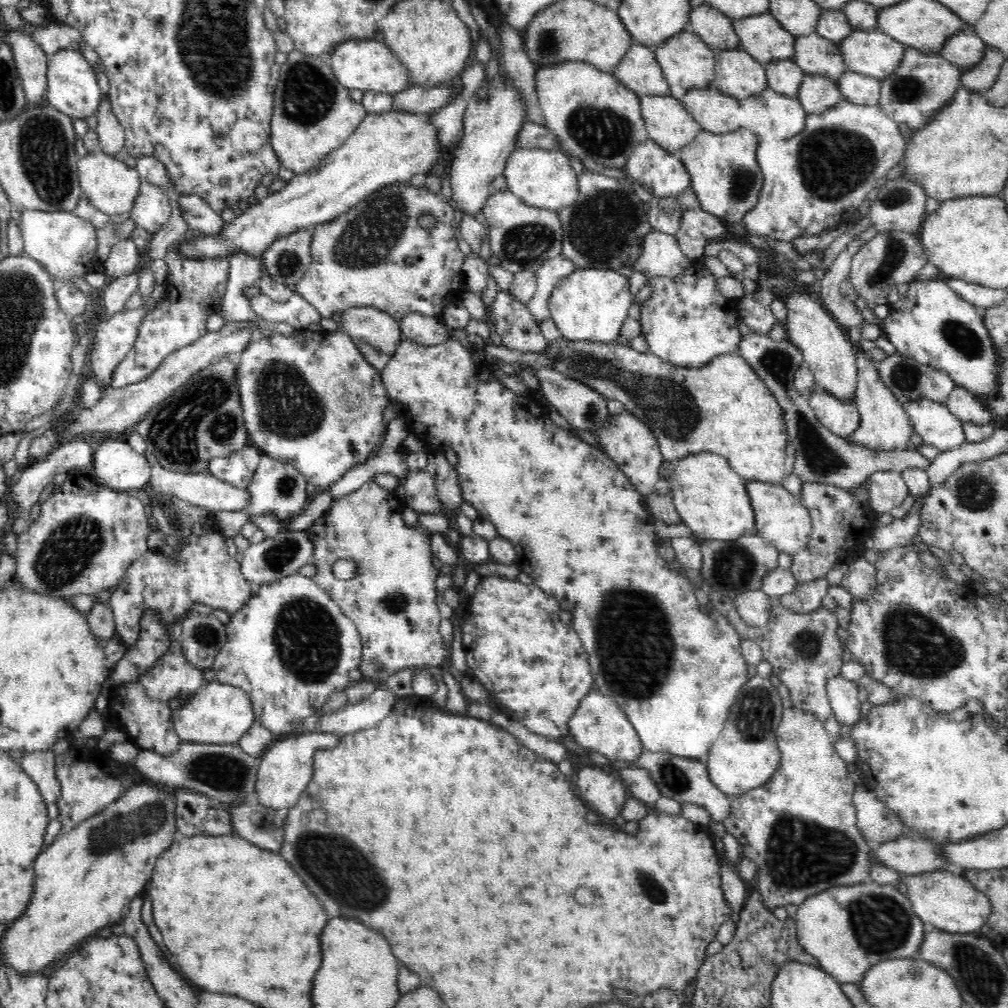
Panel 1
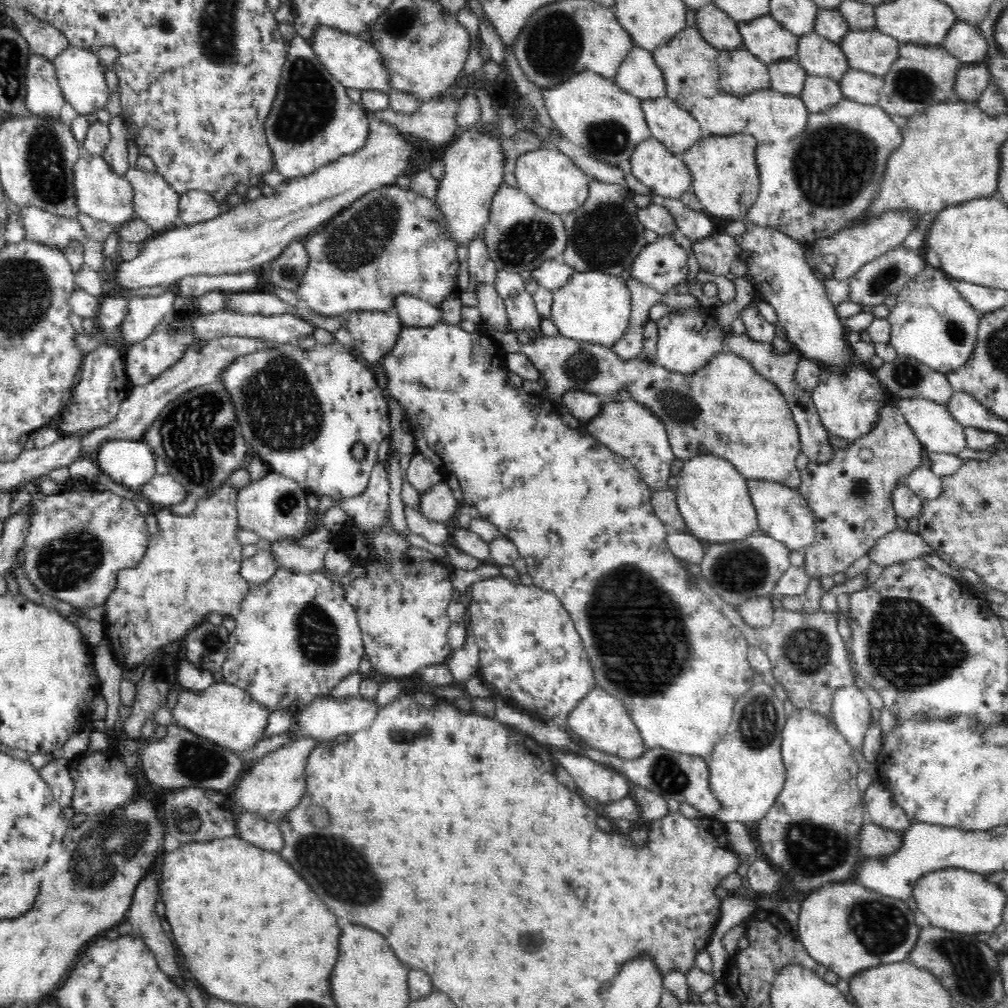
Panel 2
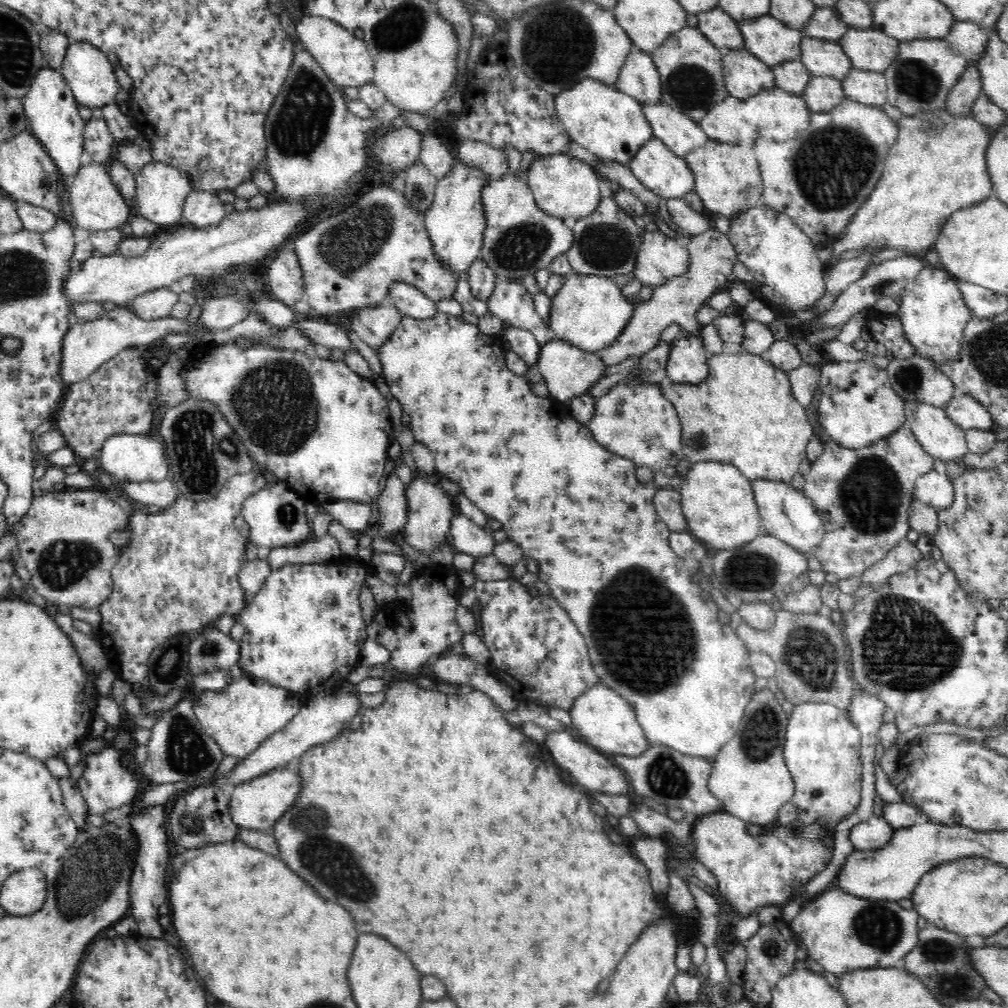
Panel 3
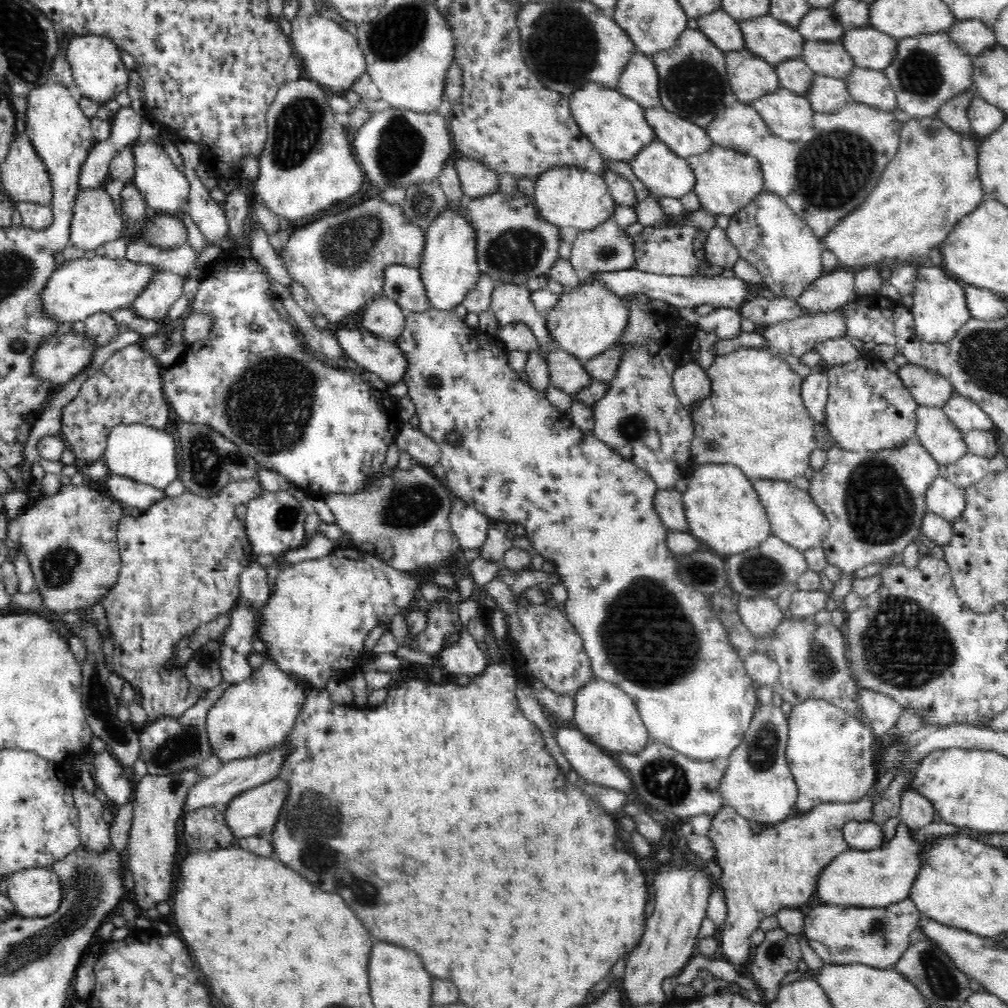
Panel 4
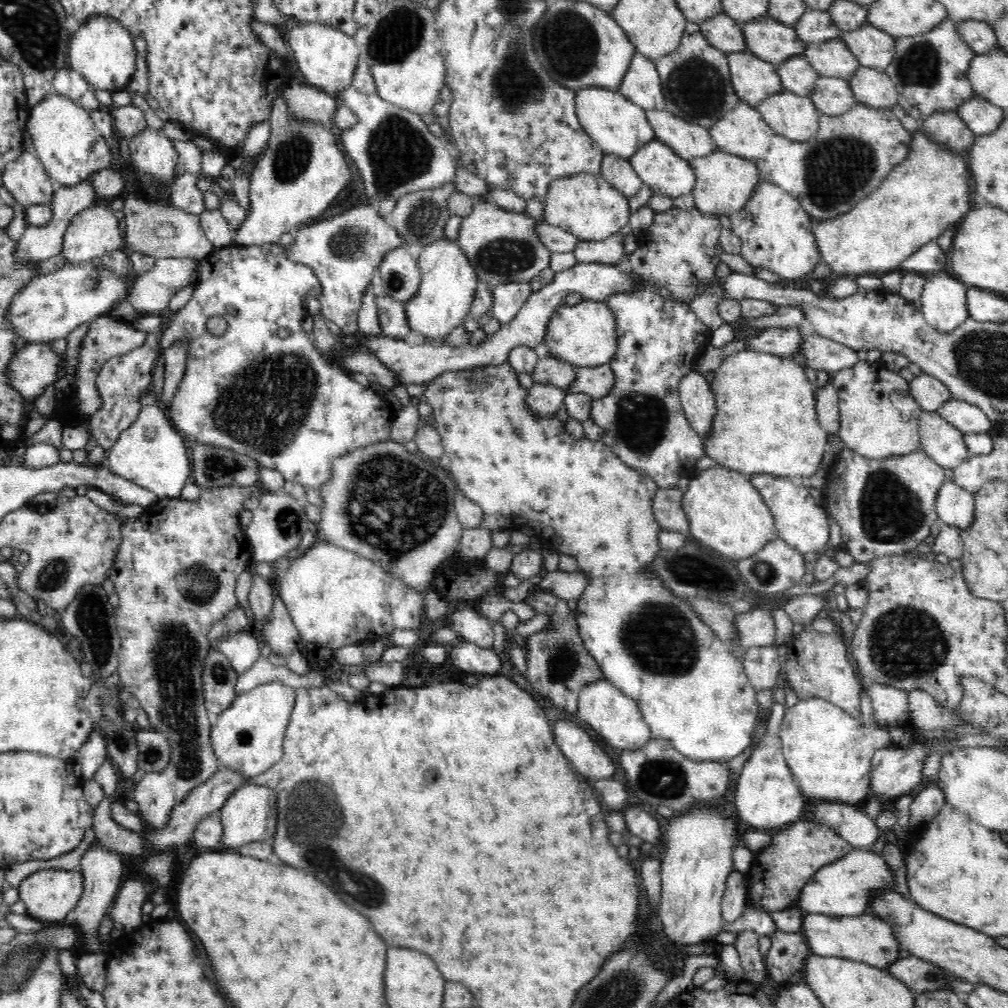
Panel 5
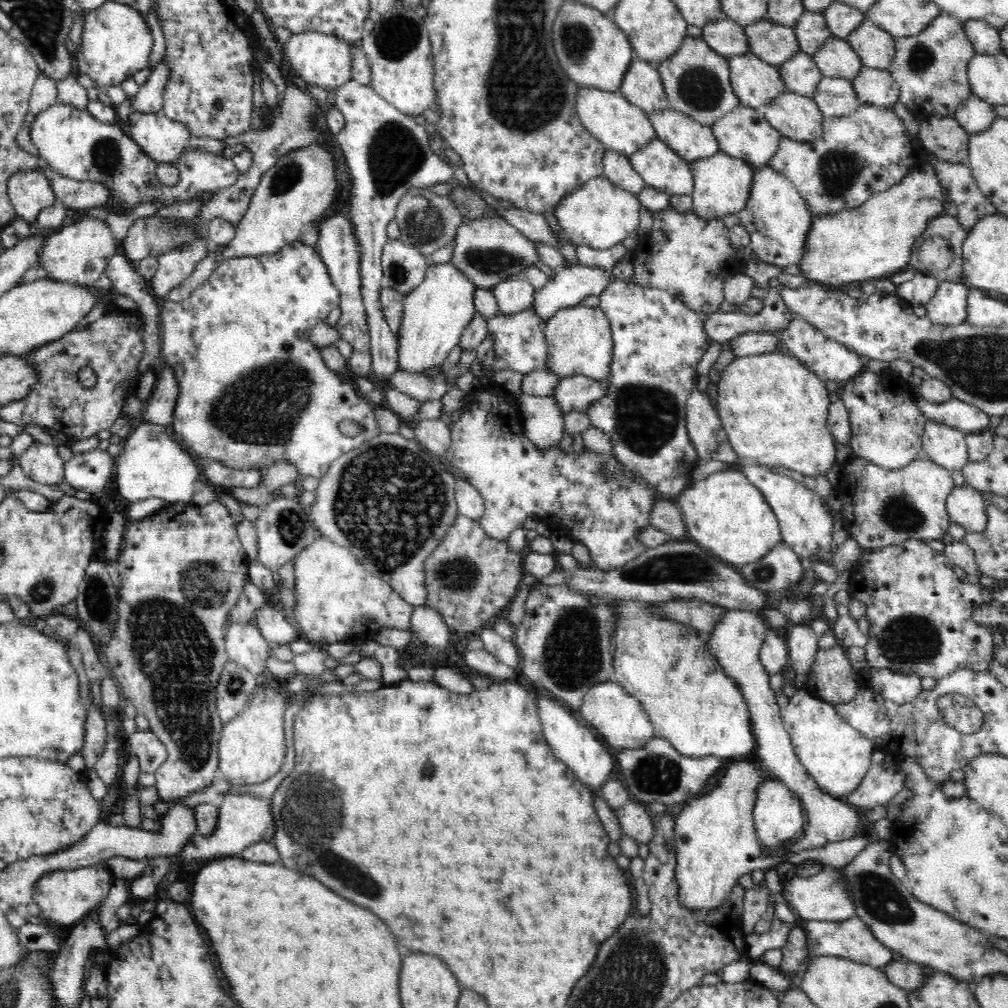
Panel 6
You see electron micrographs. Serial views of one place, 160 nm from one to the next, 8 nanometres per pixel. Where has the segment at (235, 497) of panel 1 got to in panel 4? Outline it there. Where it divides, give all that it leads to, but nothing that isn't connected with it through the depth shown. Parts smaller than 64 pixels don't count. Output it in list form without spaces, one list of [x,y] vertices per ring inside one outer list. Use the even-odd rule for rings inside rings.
[[[112,474],[107,476],[107,488],[112,499],[142,511],[166,497],[164,491],[154,486]]]

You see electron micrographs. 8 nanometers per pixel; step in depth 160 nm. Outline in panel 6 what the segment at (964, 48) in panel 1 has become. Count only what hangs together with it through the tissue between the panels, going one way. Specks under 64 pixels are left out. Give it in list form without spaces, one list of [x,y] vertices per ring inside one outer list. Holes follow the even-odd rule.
[[[970,19],[963,22],[963,30],[978,54],[994,56],[1003,52],[999,30],[987,22]]]

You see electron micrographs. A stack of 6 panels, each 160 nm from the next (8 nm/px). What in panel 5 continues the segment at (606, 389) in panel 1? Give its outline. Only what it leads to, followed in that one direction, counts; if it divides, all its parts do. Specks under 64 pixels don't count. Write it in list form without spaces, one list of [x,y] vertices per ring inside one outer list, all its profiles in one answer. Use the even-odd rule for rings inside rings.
[[[746,348],[723,359],[722,365],[714,372],[714,375],[714,381],[711,383],[711,391],[715,396],[716,411],[714,420],[712,420],[710,426],[710,432],[708,432],[706,438],[702,440],[705,463],[715,463],[728,469],[741,472],[743,475],[747,476],[771,474],[790,478],[793,476],[810,477],[816,474],[816,470],[818,470],[820,464],[822,464],[822,456],[824,456],[824,452],[826,452],[826,442],[828,442],[829,433],[820,426],[820,421],[818,421],[815,401],[816,393],[814,393],[816,392],[816,386],[809,380],[802,361],[796,363],[792,357],[779,357],[774,354],[766,354],[761,351]],[[540,356],[532,376],[536,384],[552,384],[562,390],[572,386],[576,380],[576,370],[570,362],[552,356]]]

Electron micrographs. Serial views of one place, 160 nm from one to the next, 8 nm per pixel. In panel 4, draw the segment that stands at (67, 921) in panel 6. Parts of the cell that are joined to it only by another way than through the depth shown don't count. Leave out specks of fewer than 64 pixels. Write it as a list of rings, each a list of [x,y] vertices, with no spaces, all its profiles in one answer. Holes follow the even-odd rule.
[[[29,868],[10,875],[7,896],[16,910],[24,916],[46,916],[58,910],[58,902],[62,902],[62,888],[58,886],[58,874],[46,868]]]

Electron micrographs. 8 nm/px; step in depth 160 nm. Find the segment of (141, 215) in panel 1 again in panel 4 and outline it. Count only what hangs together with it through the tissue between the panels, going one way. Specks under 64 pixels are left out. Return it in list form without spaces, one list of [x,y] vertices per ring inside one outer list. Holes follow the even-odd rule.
[[[146,140],[133,146],[135,173],[132,183],[144,196],[146,206],[162,214],[181,214],[189,197],[189,183],[186,175],[178,170],[168,154],[155,140]]]

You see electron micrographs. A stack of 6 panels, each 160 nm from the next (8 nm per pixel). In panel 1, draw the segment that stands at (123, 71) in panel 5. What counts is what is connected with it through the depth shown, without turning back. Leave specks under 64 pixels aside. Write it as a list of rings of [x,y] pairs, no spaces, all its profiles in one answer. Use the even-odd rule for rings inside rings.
[[[76,47],[60,50],[48,56],[46,66],[46,95],[45,103],[53,104],[54,108],[72,118],[88,118],[98,110],[100,106],[100,87],[98,78],[86,58]]]

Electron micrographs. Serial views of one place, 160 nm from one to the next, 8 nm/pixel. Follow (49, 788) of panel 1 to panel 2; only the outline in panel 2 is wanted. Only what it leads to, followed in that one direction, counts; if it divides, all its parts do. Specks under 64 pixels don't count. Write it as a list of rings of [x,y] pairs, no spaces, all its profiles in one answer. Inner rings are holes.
[[[61,756],[38,770],[40,777],[51,789],[54,800],[63,808],[70,807],[75,787],[68,768],[68,760]]]

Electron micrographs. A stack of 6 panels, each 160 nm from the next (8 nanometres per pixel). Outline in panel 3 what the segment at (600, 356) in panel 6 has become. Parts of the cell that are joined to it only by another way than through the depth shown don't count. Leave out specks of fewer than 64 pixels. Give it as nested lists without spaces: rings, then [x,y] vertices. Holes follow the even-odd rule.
[[[568,275],[558,294],[551,300],[548,321],[555,336],[594,353],[608,348],[622,334],[635,310],[635,305],[622,296],[622,290],[614,278],[597,275]]]

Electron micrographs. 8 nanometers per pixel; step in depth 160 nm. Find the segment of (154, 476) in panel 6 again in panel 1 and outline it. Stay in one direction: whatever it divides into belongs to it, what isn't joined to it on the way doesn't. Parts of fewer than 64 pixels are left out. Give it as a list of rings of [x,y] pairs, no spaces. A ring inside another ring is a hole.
[[[125,439],[96,444],[91,466],[98,482],[116,493],[139,488],[145,490],[151,477],[150,465]]]

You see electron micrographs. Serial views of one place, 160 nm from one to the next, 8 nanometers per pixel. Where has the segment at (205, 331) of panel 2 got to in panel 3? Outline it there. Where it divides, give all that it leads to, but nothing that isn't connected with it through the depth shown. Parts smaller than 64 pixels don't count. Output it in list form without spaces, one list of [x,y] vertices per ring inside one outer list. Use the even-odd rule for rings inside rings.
[[[117,307],[106,312],[100,318],[85,323],[75,323],[69,326],[64,335],[61,350],[61,376],[66,382],[72,384],[84,381],[98,368],[118,354],[120,350],[130,349],[144,344],[150,345],[154,340],[163,338],[167,334],[184,334],[192,332],[201,325],[199,318],[196,323],[187,323],[185,319],[174,318],[171,315],[159,319],[156,322],[146,321],[134,315],[128,307]],[[305,318],[294,321],[294,328],[310,337],[310,341],[314,341],[314,344],[327,346],[329,349],[340,348],[344,352],[352,350],[352,339],[348,337],[344,327]]]

